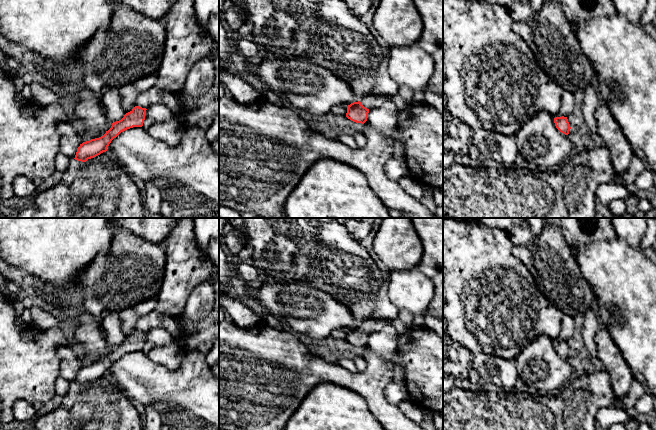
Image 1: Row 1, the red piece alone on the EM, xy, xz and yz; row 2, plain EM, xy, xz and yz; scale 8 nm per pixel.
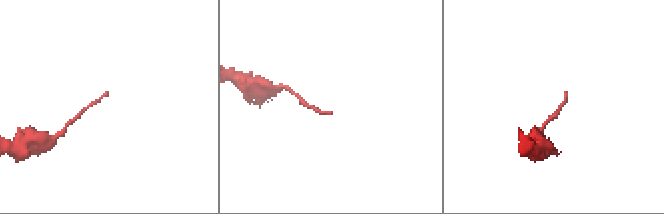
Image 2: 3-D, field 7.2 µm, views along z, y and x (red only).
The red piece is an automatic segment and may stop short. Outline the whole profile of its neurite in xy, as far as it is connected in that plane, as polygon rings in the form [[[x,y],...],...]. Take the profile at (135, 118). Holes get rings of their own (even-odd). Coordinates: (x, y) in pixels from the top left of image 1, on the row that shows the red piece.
[[[135,106],[130,112],[126,113],[121,120],[112,123],[111,128],[106,131],[103,136],[80,144],[77,148],[74,159],[86,162],[88,159],[94,158],[101,153],[106,152],[111,141],[121,132],[133,127],[143,126],[146,110],[146,108]]]

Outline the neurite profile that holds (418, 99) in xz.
[[[423,91],[415,92],[414,98],[413,98],[413,101],[411,104],[413,104],[415,106],[426,104],[425,98],[424,98],[424,92]]]

